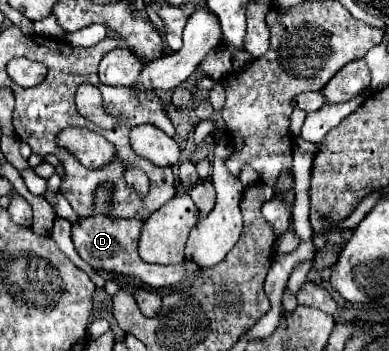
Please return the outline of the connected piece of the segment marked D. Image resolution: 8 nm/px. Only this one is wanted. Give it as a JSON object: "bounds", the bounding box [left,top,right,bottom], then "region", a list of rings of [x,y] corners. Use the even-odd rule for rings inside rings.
{"bounds":[72,187,186,289],"region":[[[100,187],[96,193],[96,215],[88,217],[88,219],[80,219],[78,225],[72,227],[72,241],[74,247],[78,251],[78,255],[96,271],[106,271],[106,273],[122,273],[122,275],[132,275],[136,279],[140,279],[144,285],[152,287],[152,289],[170,289],[176,283],[182,281],[182,277],[186,275],[186,267],[182,263],[178,265],[150,265],[146,261],[140,259],[138,255],[138,239],[140,239],[140,229],[144,225],[144,221],[138,219],[112,219],[106,217],[104,211],[110,203],[110,193],[112,187]]]}

